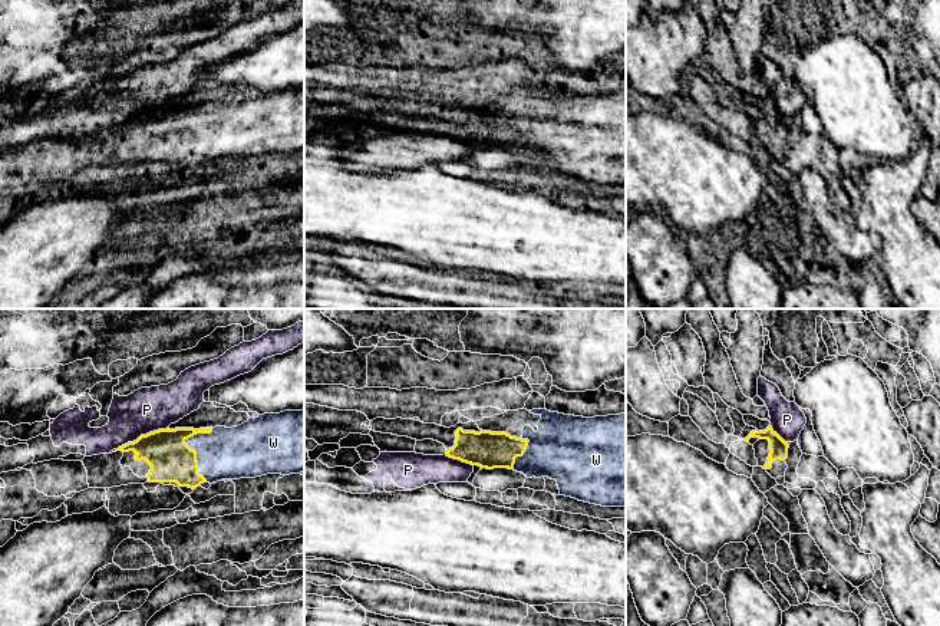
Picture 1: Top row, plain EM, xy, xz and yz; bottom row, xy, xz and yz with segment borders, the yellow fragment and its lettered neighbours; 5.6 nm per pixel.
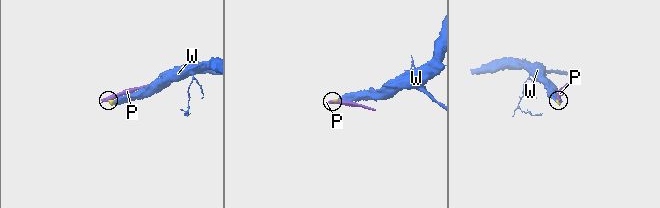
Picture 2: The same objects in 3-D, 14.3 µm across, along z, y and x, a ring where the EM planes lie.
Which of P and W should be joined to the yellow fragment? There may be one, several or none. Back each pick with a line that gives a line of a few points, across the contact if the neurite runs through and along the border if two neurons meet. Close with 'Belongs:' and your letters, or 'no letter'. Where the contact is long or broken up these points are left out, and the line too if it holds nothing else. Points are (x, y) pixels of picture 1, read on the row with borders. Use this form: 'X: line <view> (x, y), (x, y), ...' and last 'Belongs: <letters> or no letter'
Belongs: W

